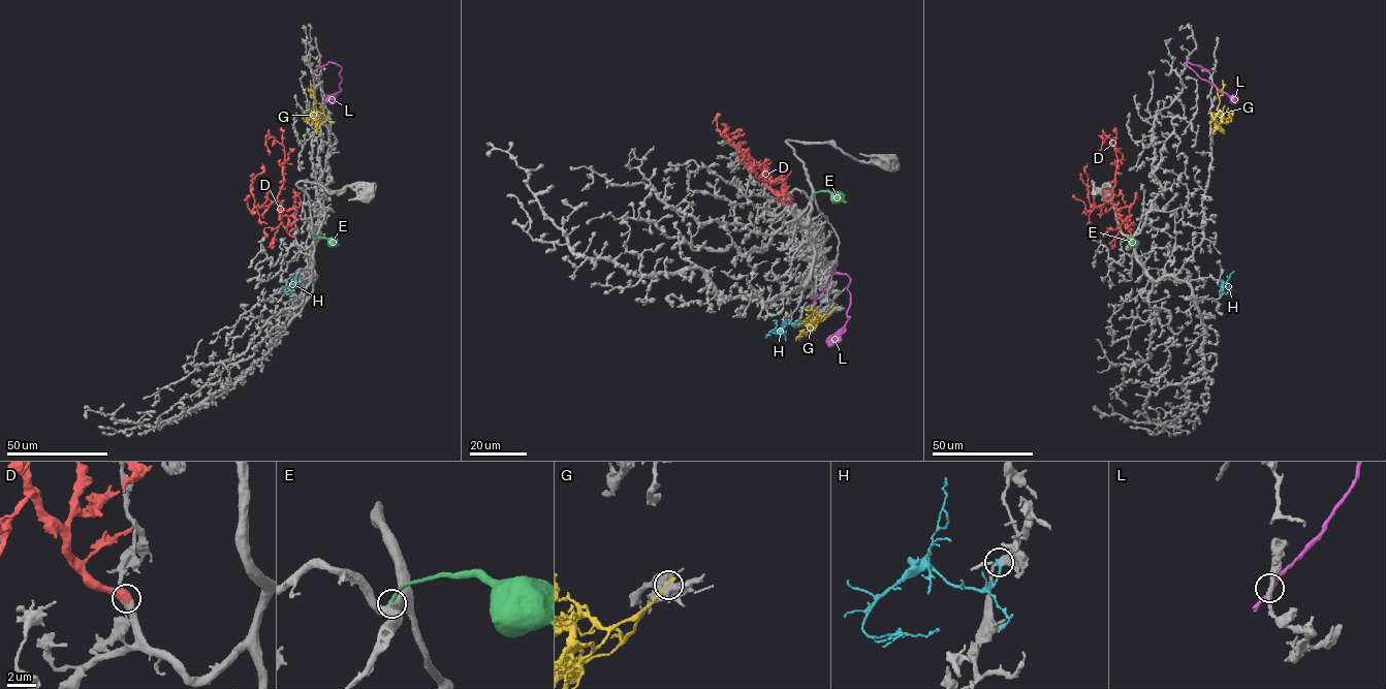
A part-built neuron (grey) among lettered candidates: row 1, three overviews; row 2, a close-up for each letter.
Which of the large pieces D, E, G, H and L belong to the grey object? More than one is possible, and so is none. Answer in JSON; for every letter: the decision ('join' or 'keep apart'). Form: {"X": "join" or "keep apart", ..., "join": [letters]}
{"D": "join", "E": "keep apart", "G": "keep apart", "H": "keep apart", "L": "keep apart", "join": ["D"]}

